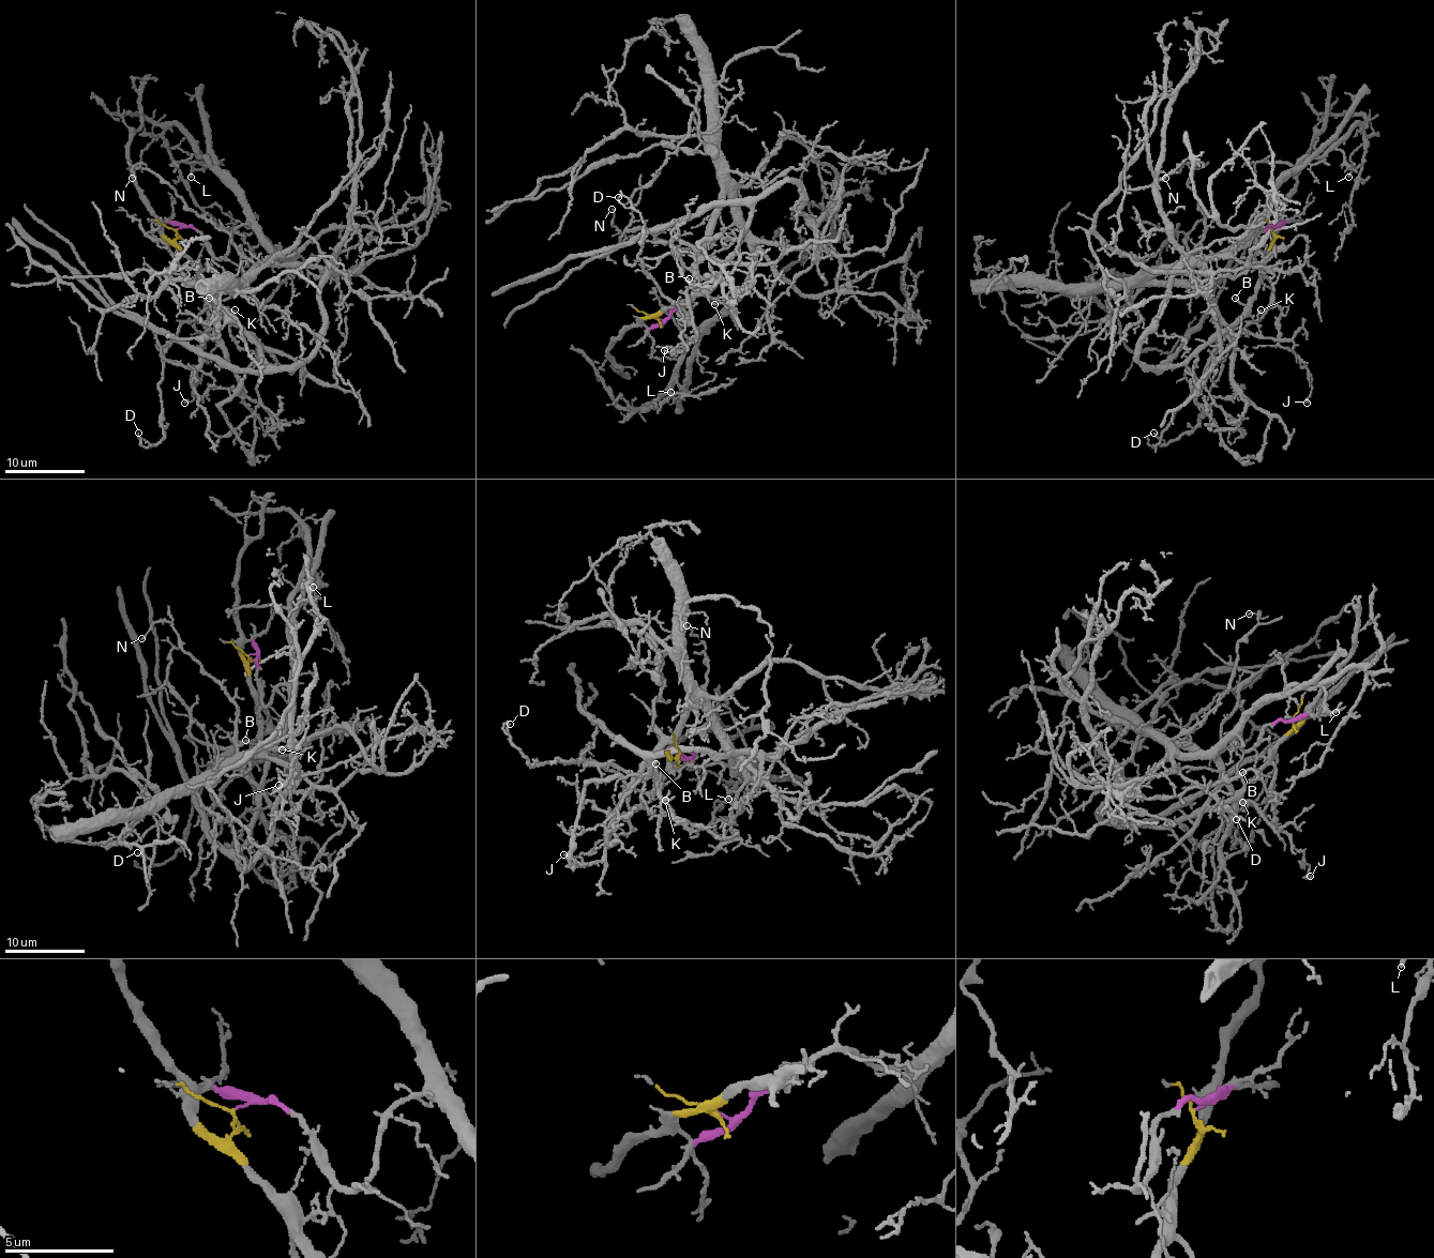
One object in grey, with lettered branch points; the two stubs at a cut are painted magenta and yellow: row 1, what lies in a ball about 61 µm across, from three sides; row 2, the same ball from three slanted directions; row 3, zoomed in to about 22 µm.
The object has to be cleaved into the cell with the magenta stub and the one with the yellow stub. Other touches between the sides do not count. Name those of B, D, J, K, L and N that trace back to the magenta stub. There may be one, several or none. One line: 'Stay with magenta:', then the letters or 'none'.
Stay with magenta: L, N

